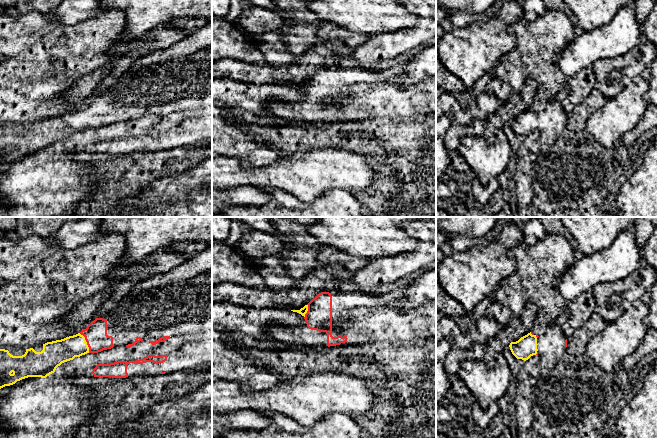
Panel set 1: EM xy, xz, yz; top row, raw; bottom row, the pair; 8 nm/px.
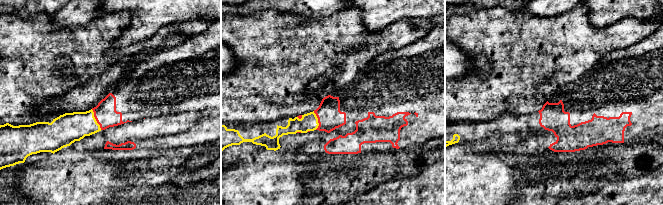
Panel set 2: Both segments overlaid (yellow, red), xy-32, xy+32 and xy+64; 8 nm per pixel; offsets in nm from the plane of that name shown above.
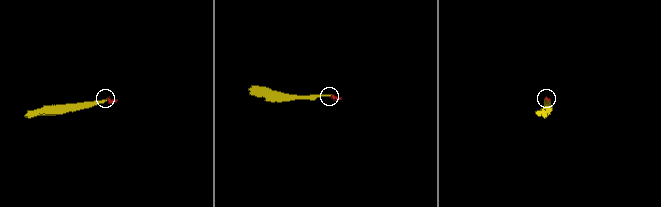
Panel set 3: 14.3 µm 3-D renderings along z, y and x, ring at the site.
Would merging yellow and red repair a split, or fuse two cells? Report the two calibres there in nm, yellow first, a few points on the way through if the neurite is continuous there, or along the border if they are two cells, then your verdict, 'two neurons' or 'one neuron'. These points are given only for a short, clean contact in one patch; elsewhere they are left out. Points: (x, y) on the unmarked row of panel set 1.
calibres 190 and 180 nm; way xy (57, 128), (86, 118), (95, 110); one neuron

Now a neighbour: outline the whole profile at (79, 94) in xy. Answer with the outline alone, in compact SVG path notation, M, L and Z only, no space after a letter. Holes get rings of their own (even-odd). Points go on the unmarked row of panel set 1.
M105 65L82 77L63 94L63 102L73 106L84 106L96 95L95 88L109 74L110 66Z

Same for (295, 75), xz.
M222 59L212 66L212 79L231 78L257 85L300 86L315 74L319 65L258 66L235 59Z

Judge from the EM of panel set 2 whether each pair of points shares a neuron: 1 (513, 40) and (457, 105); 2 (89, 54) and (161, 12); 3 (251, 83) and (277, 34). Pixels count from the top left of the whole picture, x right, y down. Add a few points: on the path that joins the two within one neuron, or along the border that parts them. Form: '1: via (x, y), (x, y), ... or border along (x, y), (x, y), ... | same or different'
1: via (510, 58), (475, 94) | same
2: border along (130, 18), (130, 24), (115, 40), (112, 47) | different
3: via (263, 71), (277, 57), (277, 46) | same

